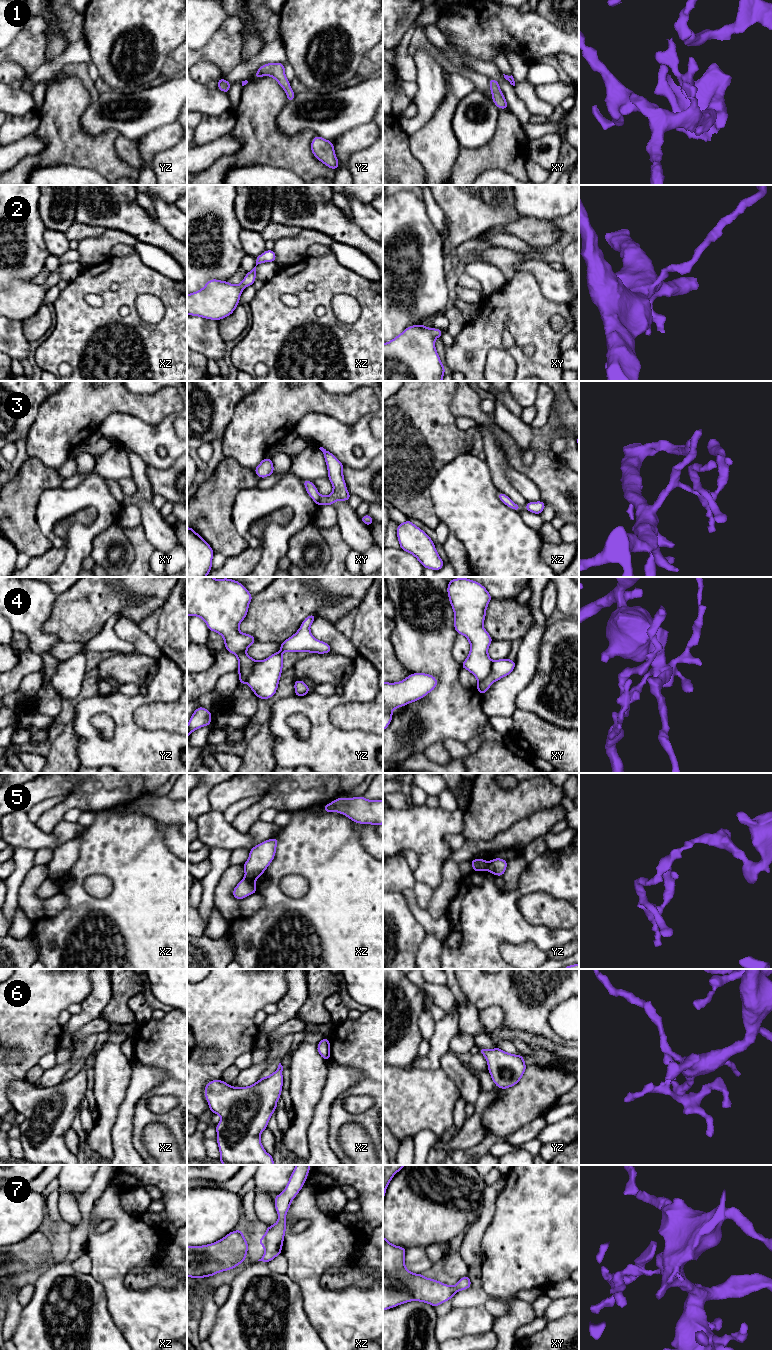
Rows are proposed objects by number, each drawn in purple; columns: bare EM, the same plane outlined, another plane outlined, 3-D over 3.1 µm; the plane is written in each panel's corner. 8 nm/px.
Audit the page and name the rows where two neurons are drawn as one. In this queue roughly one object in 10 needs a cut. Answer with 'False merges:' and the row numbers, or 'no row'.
False merges: 4, 5

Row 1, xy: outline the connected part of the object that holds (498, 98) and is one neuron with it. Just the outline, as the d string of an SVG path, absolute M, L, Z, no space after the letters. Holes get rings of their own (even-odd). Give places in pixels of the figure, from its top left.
M489 79L489 86L492 93L492 101L499 109L508 109L506 99L500 90L500 86L497 80Z

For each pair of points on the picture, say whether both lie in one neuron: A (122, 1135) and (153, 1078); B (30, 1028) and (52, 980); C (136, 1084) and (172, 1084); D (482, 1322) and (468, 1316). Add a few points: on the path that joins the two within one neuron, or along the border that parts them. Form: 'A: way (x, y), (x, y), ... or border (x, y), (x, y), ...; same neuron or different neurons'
A: way (125, 1120), (129, 1102), (138, 1091); same neuron
B: way (30, 1016), (34, 1009), (34, 998), (40, 992); same neuron
C: border (163, 1068), (167, 1077), (149, 1089), (140, 1099); different neurons
D: way (479, 1321), (471, 1319); same neuron

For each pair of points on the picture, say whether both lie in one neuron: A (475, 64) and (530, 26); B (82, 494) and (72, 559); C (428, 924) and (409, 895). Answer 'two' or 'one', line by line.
A: two
B: one
C: one

